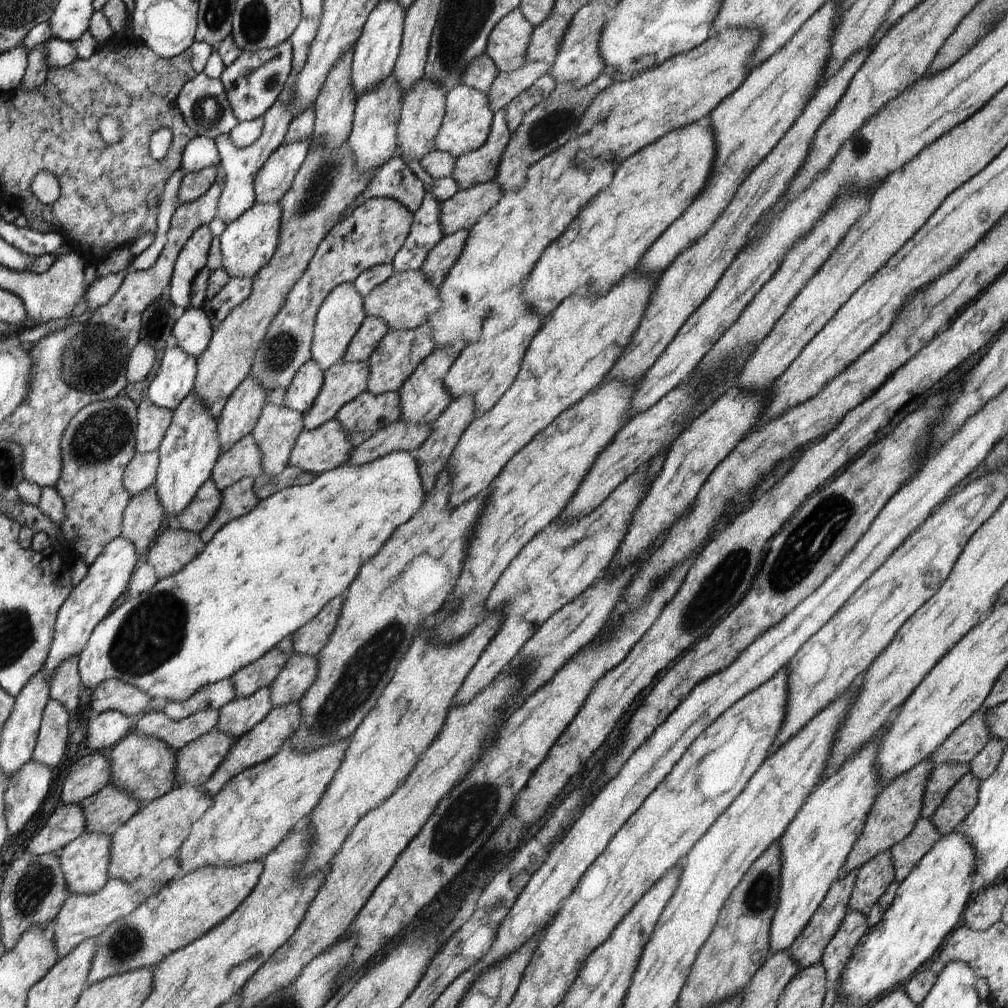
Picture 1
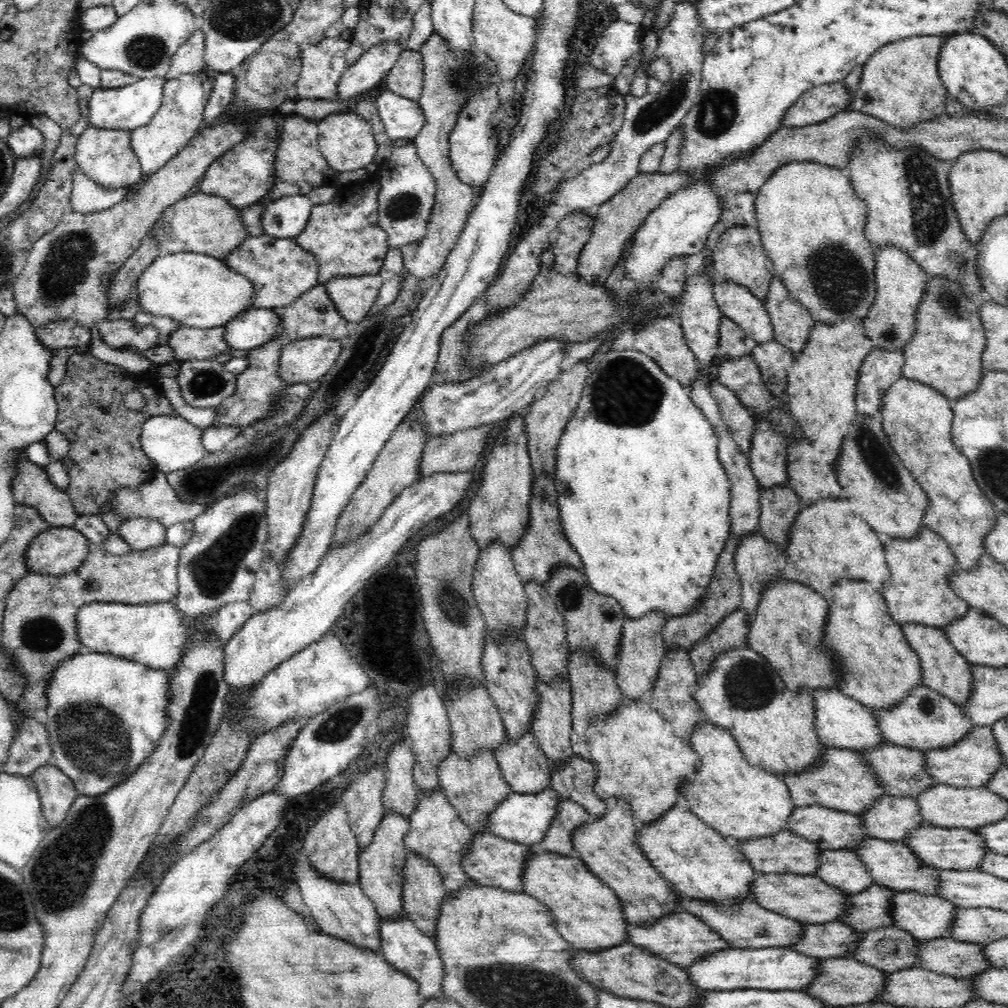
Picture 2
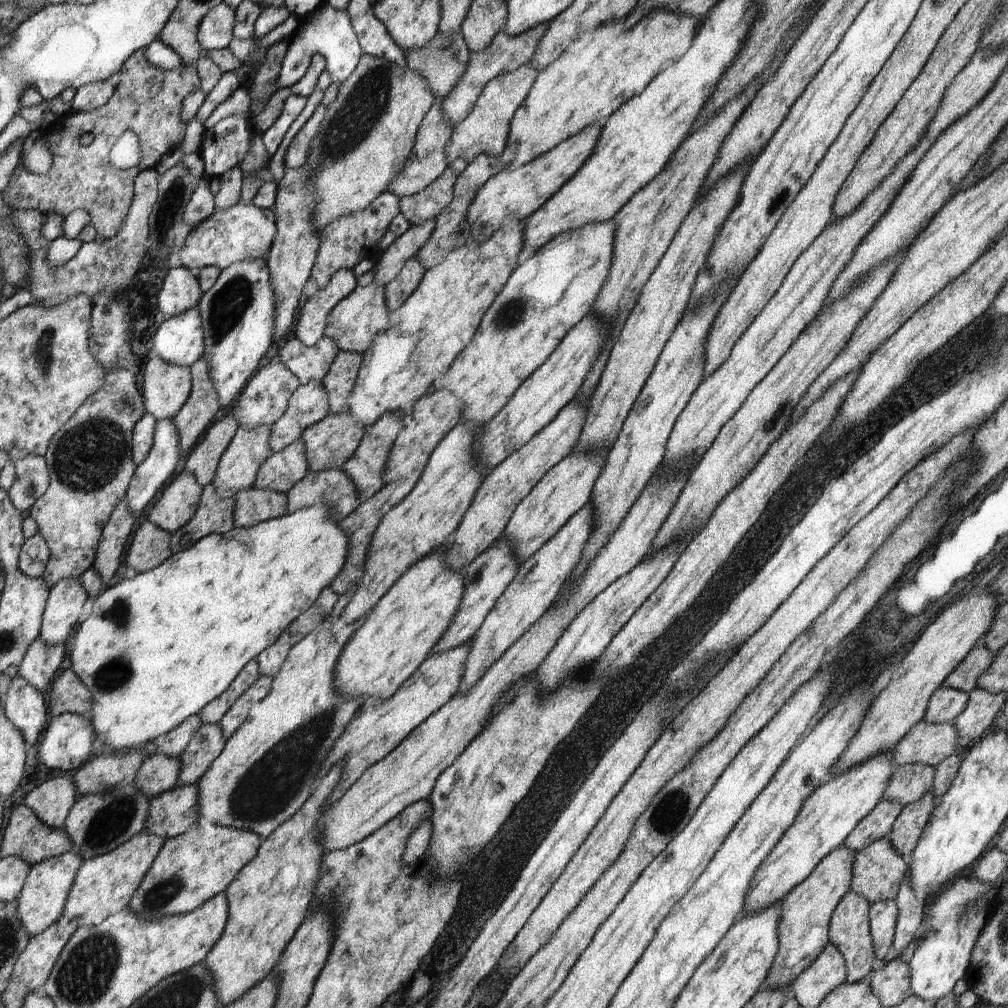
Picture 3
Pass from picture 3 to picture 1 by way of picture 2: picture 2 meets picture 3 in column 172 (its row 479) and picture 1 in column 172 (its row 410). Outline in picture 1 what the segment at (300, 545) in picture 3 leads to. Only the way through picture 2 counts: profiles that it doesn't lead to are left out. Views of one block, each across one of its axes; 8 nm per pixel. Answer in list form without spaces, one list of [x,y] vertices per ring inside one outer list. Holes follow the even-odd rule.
[[[396,451],[368,464],[340,465],[318,475],[318,478],[310,484],[282,489],[262,499],[252,512],[231,520],[220,528],[212,537],[212,540],[205,544],[204,550],[188,564],[185,564],[182,570],[154,583],[146,592],[130,597],[128,601],[118,606],[116,610],[96,625],[86,646],[79,652],[78,670],[81,683],[84,684],[85,688],[92,690],[105,680],[122,680],[145,692],[160,708],[166,702],[188,700],[197,690],[203,689],[205,686],[224,679],[230,680],[231,676],[235,675],[241,668],[262,658],[266,652],[274,648],[275,644],[278,644],[283,638],[290,637],[303,624],[310,622],[327,602],[330,602],[338,594],[341,595],[350,586],[350,582],[356,578],[360,566],[380,550],[380,546],[390,538],[390,534],[400,524],[404,524],[406,520],[410,520],[410,516],[414,516],[414,512],[418,512],[418,508],[422,506],[426,496],[418,471],[418,465],[413,454]]]

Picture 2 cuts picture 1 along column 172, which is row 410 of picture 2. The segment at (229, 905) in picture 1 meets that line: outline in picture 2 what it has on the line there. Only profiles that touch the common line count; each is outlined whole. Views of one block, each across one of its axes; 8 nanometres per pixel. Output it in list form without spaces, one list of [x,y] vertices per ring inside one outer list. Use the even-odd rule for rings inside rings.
[[[902,375],[883,394],[879,411],[892,448],[928,495],[923,526],[946,541],[959,569],[972,570],[988,555],[983,538],[995,527],[999,513],[975,481],[968,457],[952,442],[952,407],[934,387]]]

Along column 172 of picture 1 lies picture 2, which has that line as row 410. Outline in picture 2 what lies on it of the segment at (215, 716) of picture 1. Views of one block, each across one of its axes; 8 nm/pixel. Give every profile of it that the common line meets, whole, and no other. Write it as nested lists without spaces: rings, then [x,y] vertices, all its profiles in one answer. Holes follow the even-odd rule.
[[[718,379],[709,384],[709,389],[720,407],[720,415],[726,423],[732,439],[738,444],[741,452],[747,456],[755,427],[755,418],[752,416],[752,412],[744,407],[735,392],[732,392]]]

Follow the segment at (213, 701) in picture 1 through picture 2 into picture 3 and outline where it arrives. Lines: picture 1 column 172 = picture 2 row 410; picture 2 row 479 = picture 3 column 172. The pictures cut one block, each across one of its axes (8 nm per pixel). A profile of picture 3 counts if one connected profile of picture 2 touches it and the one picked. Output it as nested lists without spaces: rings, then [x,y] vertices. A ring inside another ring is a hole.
[[[199,715],[190,716],[180,726],[170,730],[166,736],[156,738],[156,742],[160,744],[159,752],[166,756],[172,756],[172,758],[178,758],[186,750],[186,746],[190,744],[194,733],[200,730],[202,723]]]

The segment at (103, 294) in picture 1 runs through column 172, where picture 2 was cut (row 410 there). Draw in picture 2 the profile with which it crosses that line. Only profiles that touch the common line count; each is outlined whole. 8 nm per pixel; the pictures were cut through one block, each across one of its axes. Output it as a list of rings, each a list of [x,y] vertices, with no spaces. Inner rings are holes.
[[[156,378],[155,384],[161,388],[163,393],[168,397],[172,408],[179,414],[180,418],[186,419],[201,429],[213,426],[213,422],[217,417],[215,407],[210,408],[194,408],[187,404],[180,394],[180,385],[178,381],[170,378]]]

